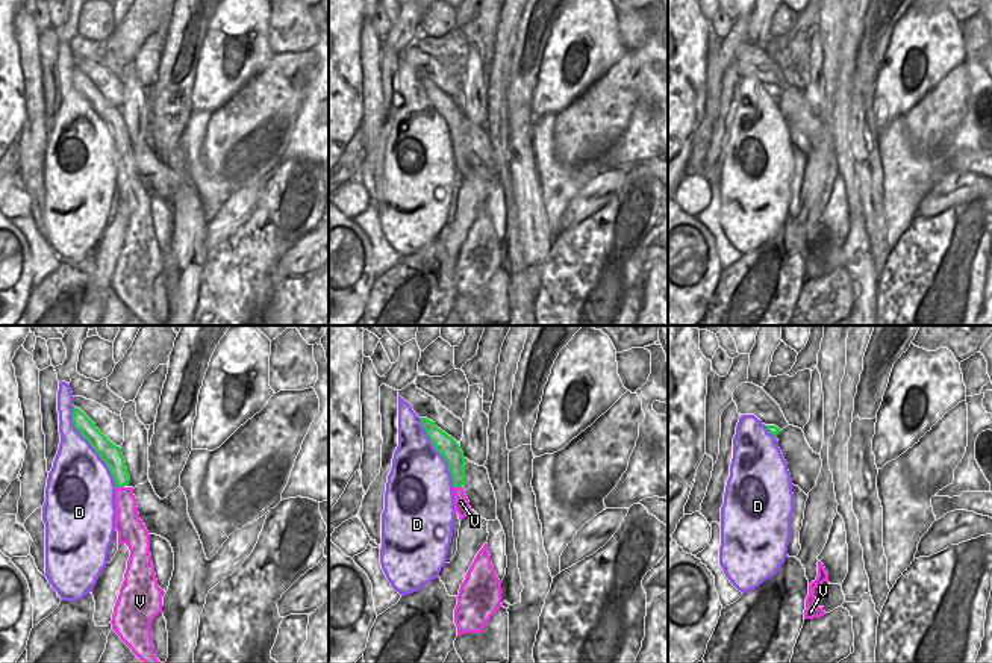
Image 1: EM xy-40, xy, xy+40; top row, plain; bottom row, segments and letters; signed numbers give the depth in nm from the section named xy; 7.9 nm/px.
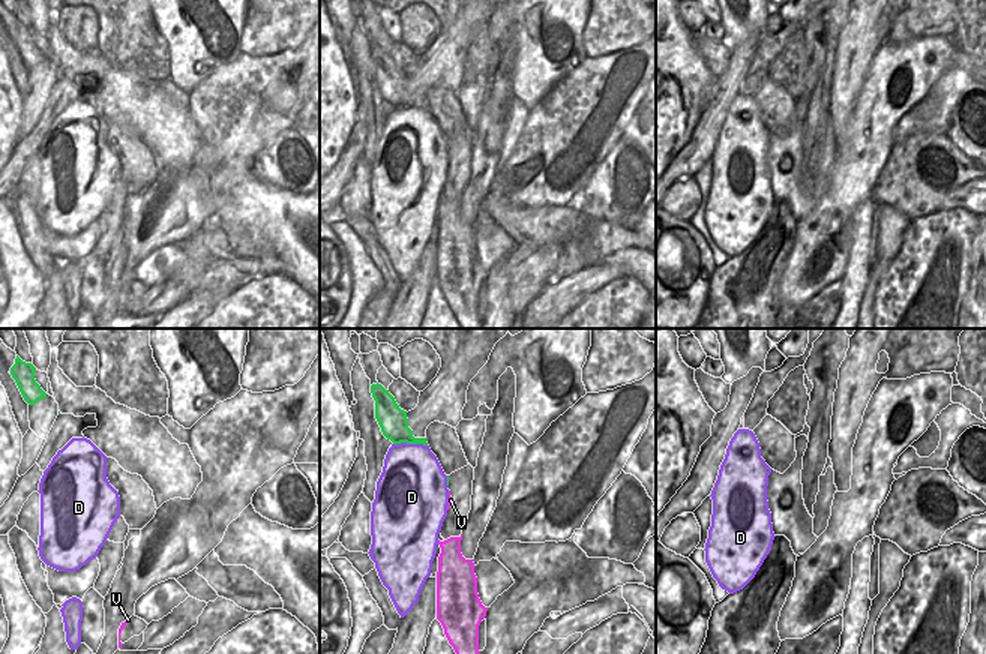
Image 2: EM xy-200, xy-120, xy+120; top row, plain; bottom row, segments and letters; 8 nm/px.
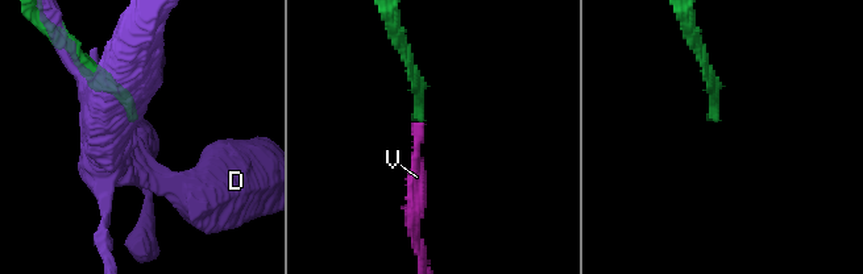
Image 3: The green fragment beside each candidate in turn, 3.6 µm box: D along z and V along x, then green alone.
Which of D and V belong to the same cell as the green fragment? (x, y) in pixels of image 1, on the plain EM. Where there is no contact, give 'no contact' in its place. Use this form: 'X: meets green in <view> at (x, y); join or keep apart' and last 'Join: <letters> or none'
D: meets green in xy-40 at (91, 106); keep apart
V: meets green in xy-40 at (120, 147); join
Join: V

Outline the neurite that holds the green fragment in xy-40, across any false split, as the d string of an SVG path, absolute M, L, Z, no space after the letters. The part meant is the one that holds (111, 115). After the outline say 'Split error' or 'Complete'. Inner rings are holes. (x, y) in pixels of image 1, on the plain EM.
M77 68L73 70L73 85L76 91L91 104L91 107L98 114L101 121L108 126L115 150L115 191L118 192L118 206L126 204L130 210L130 218L127 221L127 230L124 235L124 242L120 250L118 260L114 268L112 275L112 291L120 297L120 300L132 310L132 313L144 325L164 325L154 316L154 307L151 304L151 283L162 274L162 250L158 247L154 227L151 224L150 215L150 195L139 180L136 159L133 156L133 148L129 148L130 138L127 135L126 123L121 115L121 109L114 106L97 88L95 85Z. Split error

